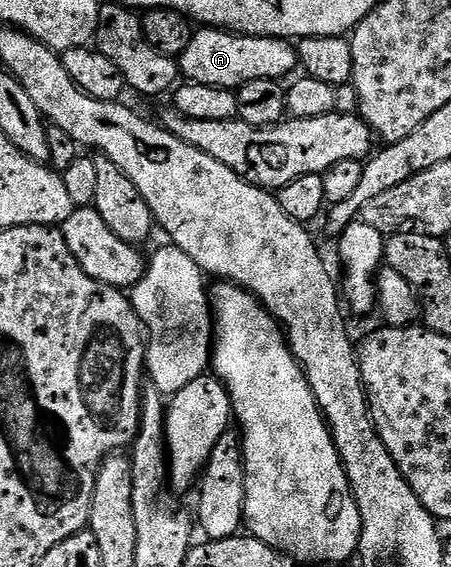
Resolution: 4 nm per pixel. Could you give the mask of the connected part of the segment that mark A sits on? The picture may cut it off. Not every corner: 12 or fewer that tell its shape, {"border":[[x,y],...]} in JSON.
{"border":[[198,29],[179,55],[188,81],[234,92],[288,79],[292,41]]}

